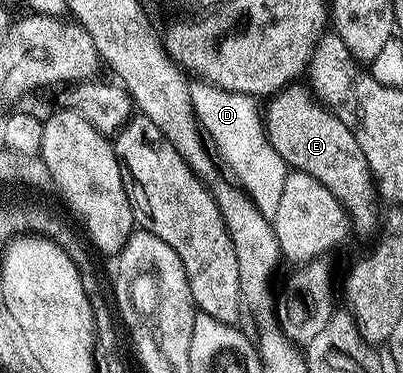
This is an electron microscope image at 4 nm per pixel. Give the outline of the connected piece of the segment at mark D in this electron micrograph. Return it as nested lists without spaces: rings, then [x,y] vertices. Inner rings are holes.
[[[193,81],[189,84],[191,105],[197,114],[202,132],[217,146],[216,154],[221,154],[220,162],[233,170],[232,178],[236,180],[249,200],[271,221],[275,217],[275,209],[279,209],[279,196],[283,193],[283,181],[290,168],[285,166],[283,157],[275,153],[271,141],[265,132],[265,121],[262,108],[257,108],[258,100],[252,95],[239,91],[225,91],[212,83]]]

